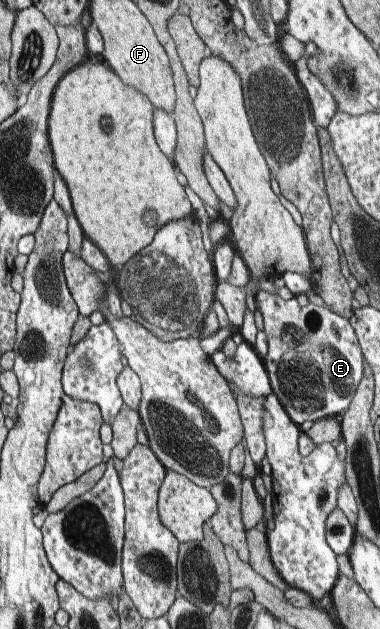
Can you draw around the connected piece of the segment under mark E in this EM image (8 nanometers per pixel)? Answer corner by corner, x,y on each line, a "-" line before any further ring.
262,289
256,294
256,306
263,316
267,335
268,353
263,361
272,392
282,401
289,416
299,427
305,420
315,422
325,417
339,418
349,408
364,371
364,356
352,324
346,316
334,313
327,306
309,303
302,307
295,297
284,300
279,294

